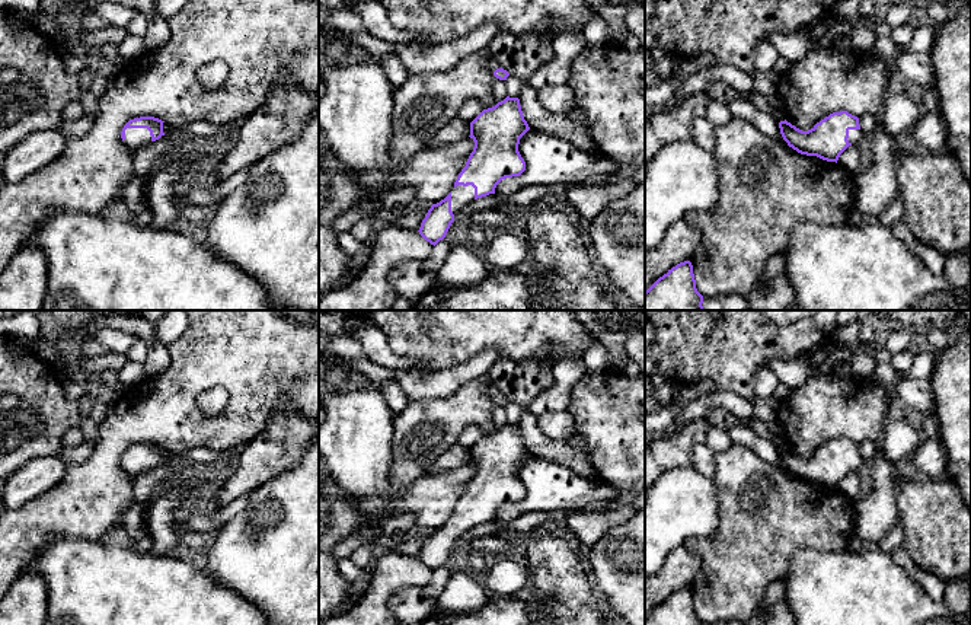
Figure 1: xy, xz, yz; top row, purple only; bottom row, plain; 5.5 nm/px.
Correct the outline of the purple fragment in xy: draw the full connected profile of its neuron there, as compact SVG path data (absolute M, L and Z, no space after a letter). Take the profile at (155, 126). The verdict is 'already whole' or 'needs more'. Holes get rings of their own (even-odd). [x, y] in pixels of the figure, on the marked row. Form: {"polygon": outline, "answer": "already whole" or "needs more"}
{"polygon": "M154 117L130 119L121 131L121 138L131 150L138 150L165 135L163 122Z", "answer": "needs more"}

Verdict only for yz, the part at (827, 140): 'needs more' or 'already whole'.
needs more

